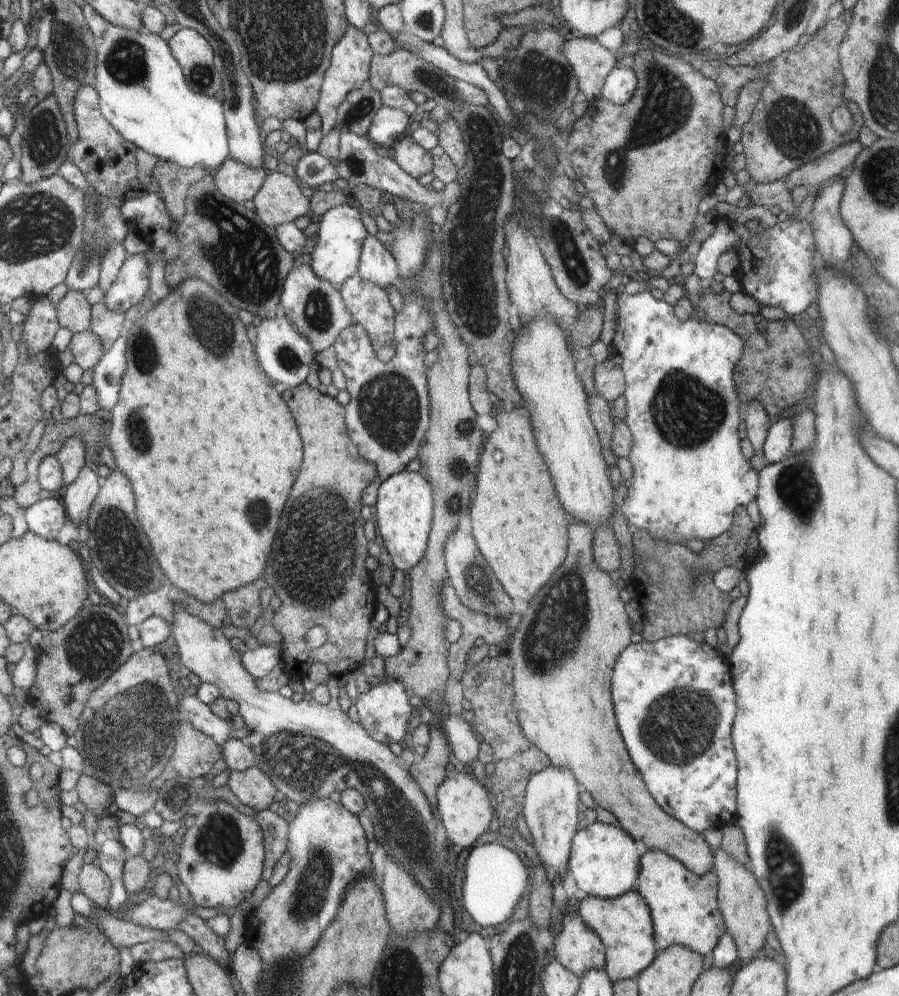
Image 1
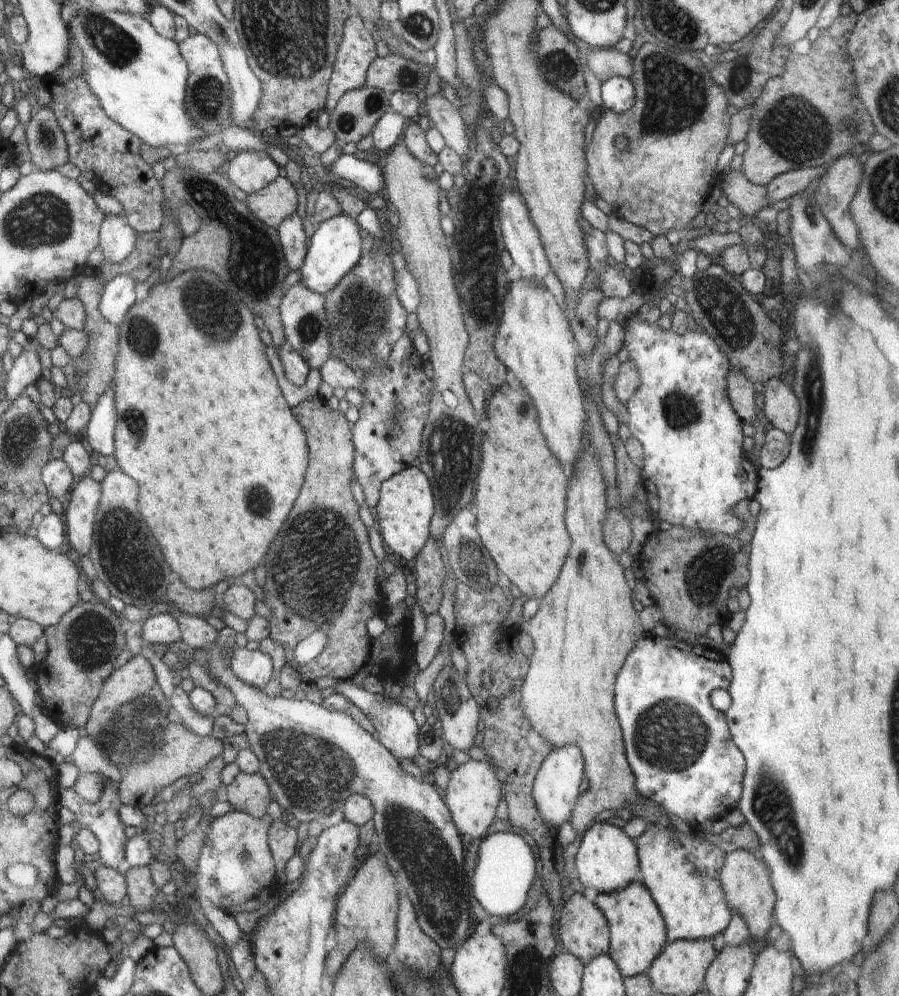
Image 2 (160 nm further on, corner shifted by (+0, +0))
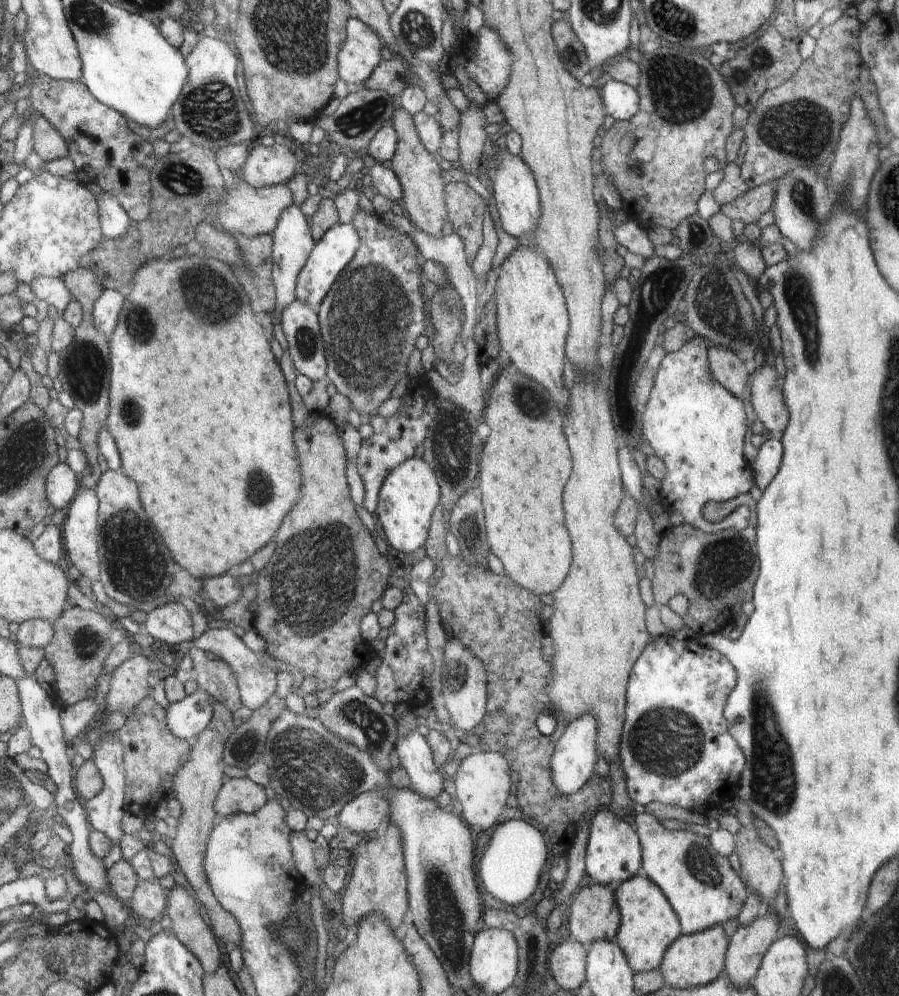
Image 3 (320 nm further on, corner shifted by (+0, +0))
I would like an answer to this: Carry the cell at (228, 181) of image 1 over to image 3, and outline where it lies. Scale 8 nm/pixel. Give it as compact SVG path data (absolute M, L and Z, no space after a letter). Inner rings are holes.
M260 143L253 144L250 158L243 167L243 179L256 188L286 182L297 174L294 154L288 147L279 143L274 143L272 147Z

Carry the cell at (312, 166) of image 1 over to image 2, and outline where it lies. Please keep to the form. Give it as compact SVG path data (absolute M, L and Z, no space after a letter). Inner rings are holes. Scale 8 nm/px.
M341 154L328 174L340 175L341 178L354 182L358 188L374 194L382 194L385 188L382 167L378 167L377 163L358 159L354 155Z

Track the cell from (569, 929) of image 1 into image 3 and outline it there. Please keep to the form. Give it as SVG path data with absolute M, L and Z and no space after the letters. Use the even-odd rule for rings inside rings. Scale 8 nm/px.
M590 882L567 904L570 907L568 928L572 940L586 948L598 939L614 939L621 923L615 890L608 885Z

